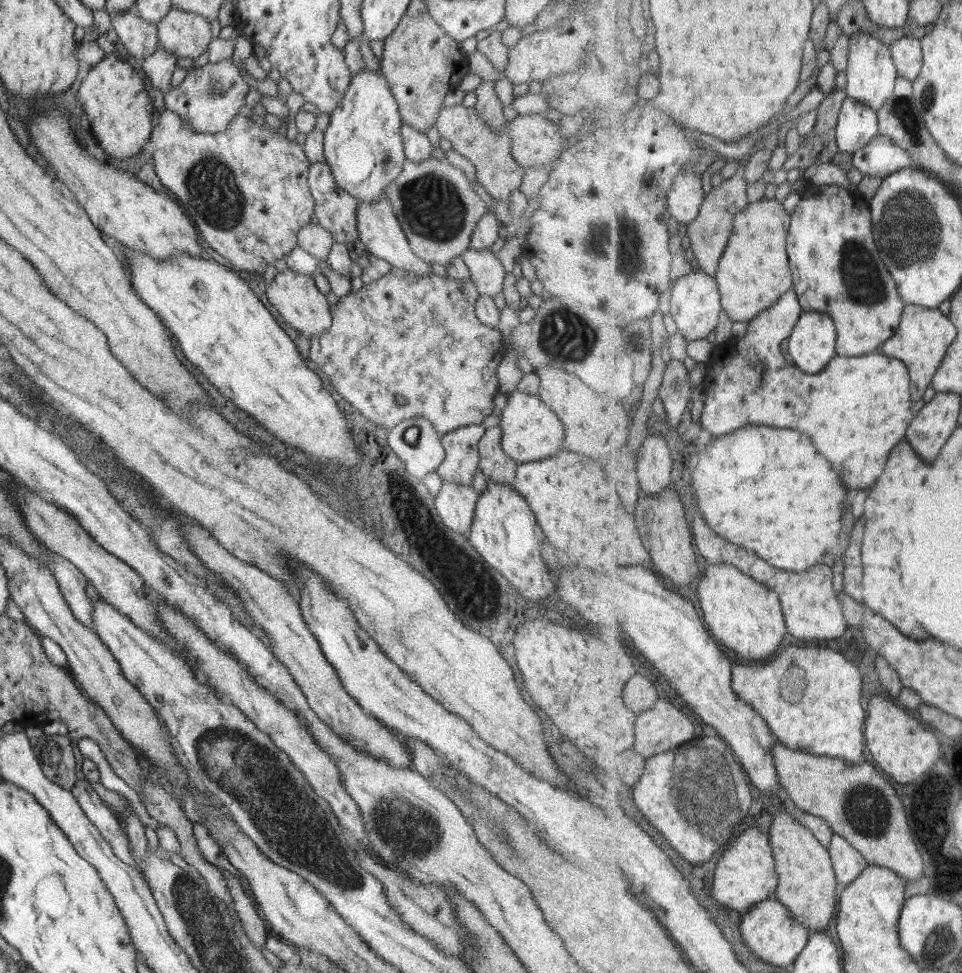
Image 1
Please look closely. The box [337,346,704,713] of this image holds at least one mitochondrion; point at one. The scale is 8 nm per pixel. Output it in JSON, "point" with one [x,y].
{"point":[407,501]}

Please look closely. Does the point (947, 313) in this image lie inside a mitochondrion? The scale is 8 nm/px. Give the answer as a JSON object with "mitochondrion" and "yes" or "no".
{"mitochondrion":"no"}

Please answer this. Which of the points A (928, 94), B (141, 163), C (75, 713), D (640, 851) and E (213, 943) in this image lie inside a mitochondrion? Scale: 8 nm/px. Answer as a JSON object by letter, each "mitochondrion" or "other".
{"A":"mitochondrion","B":"other","C":"other","D":"other","E":"mitochondrion"}

